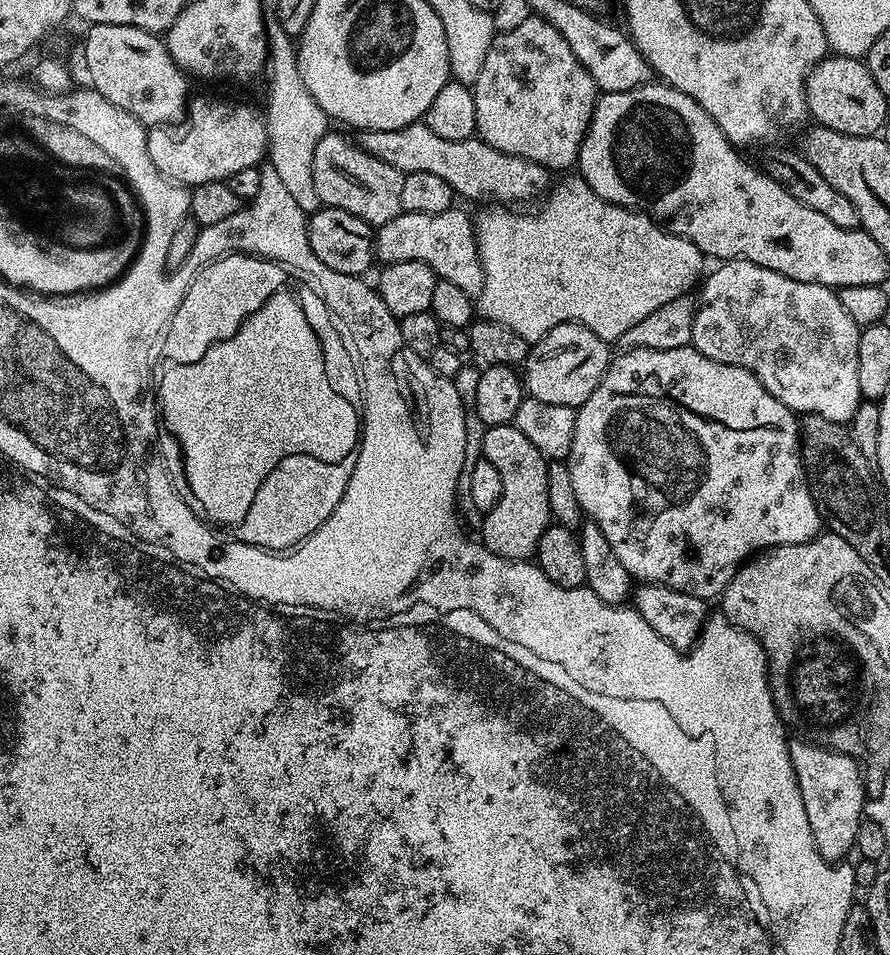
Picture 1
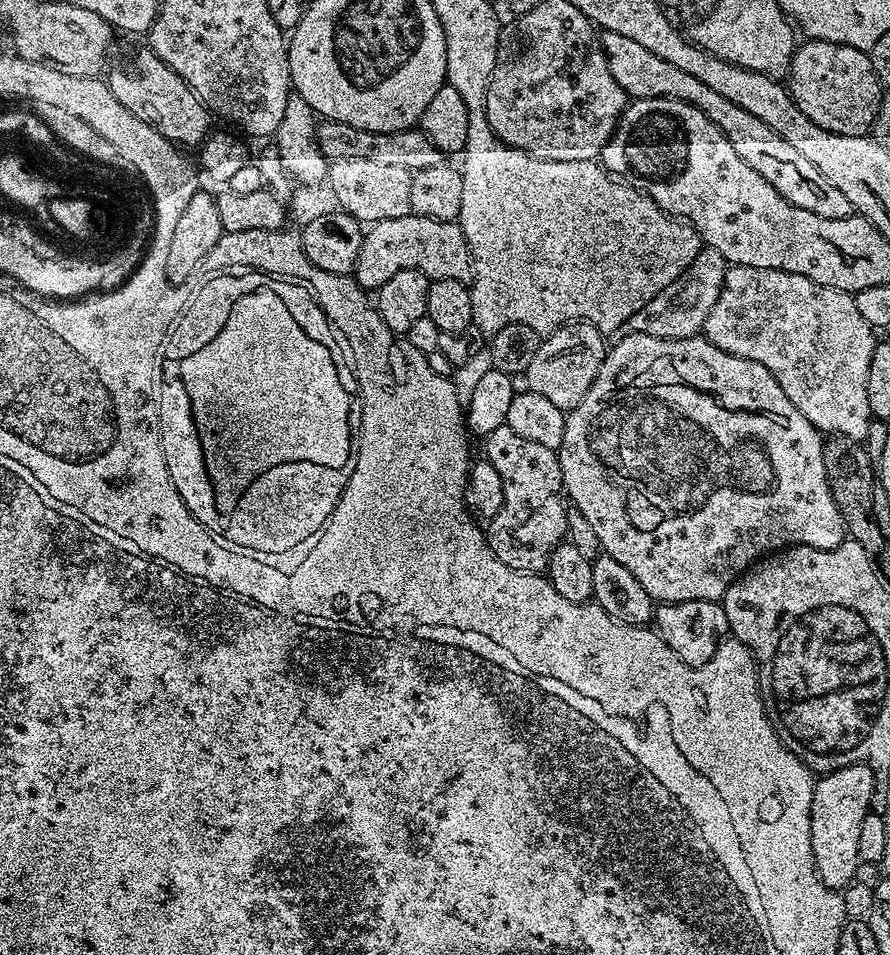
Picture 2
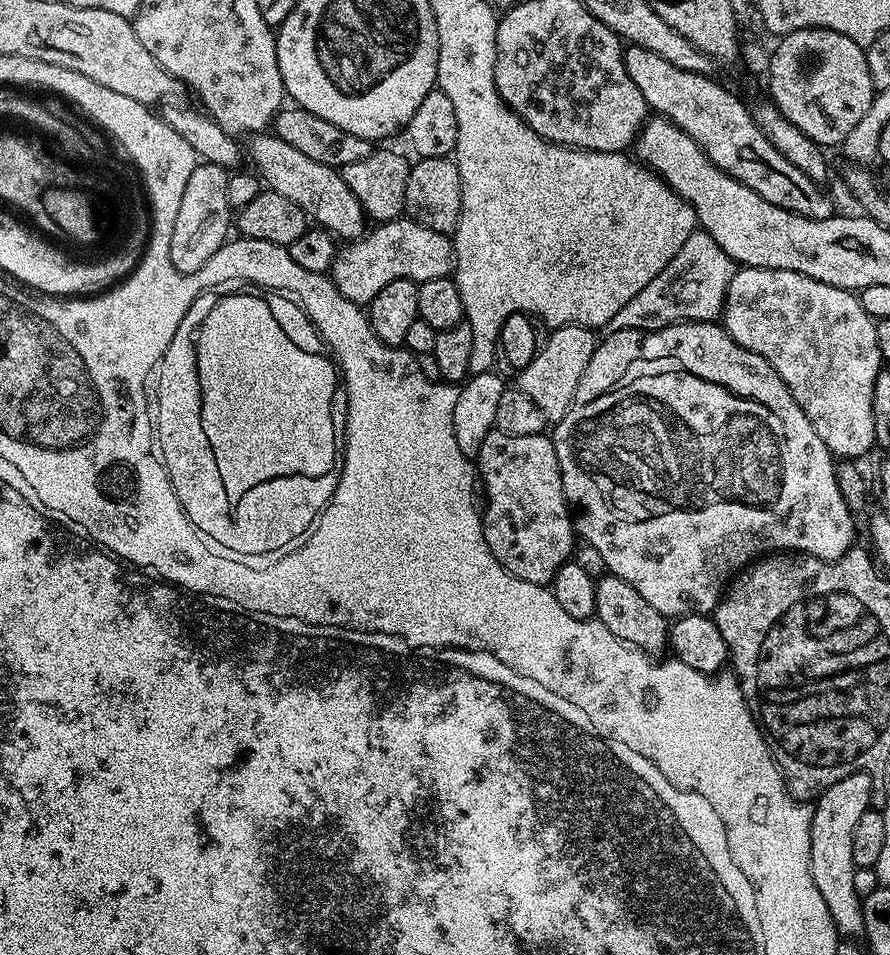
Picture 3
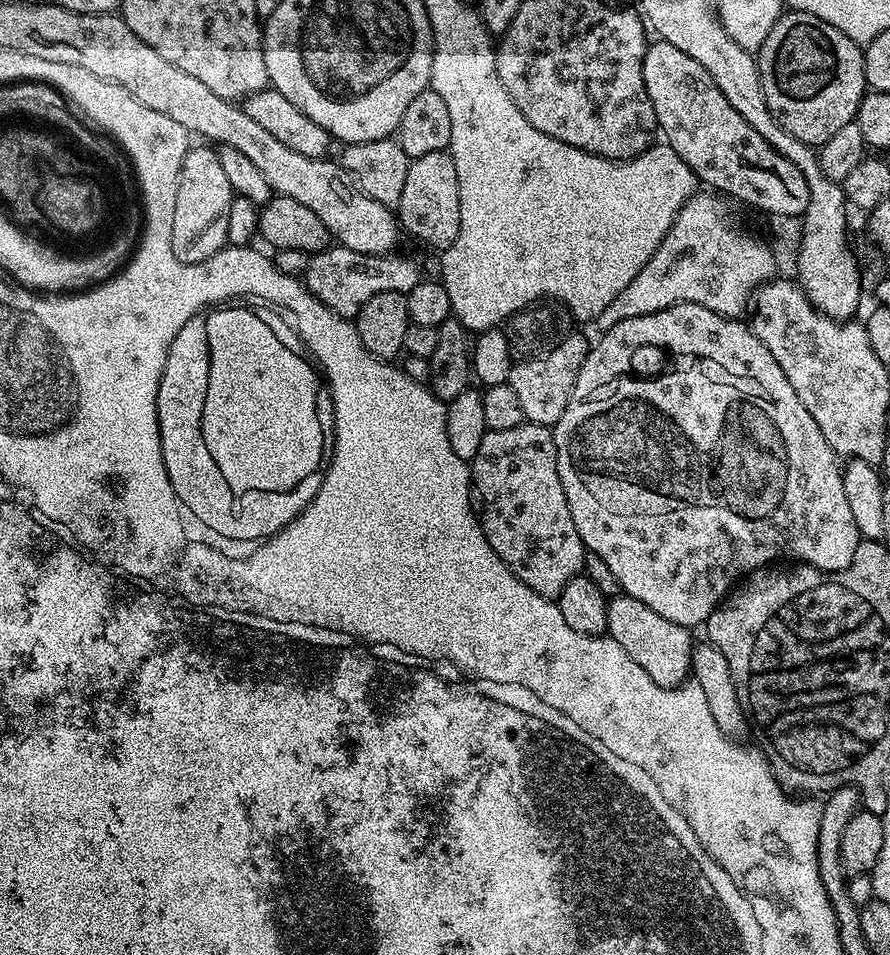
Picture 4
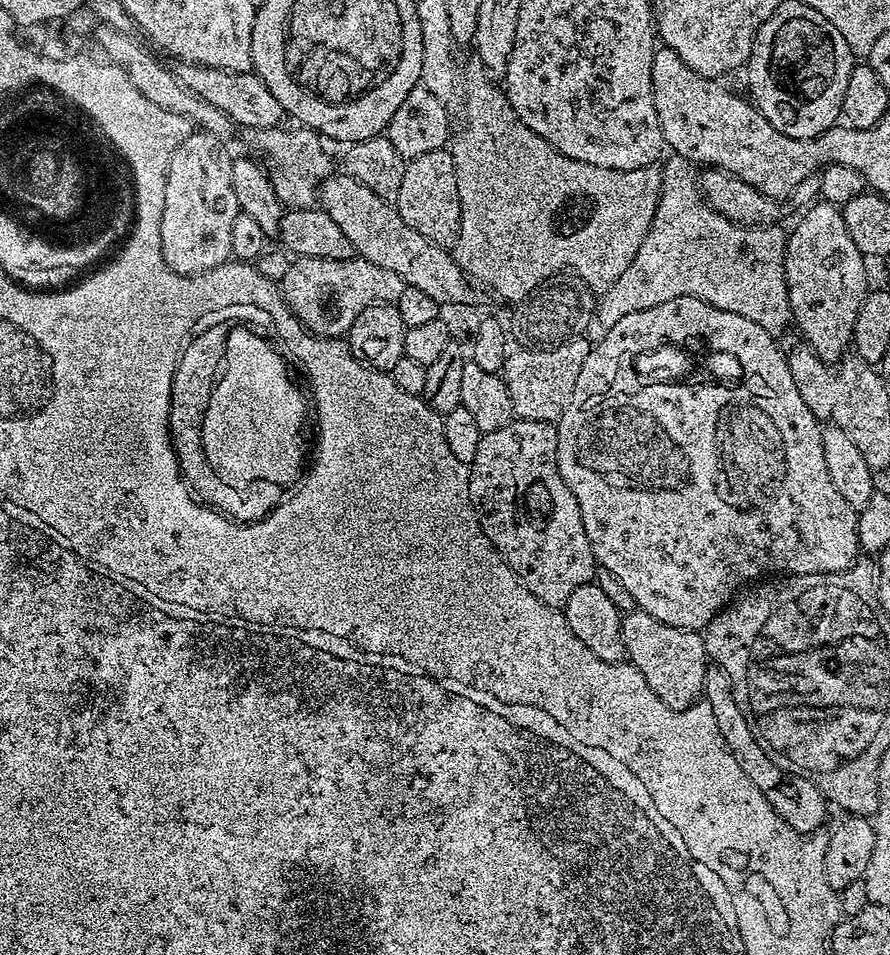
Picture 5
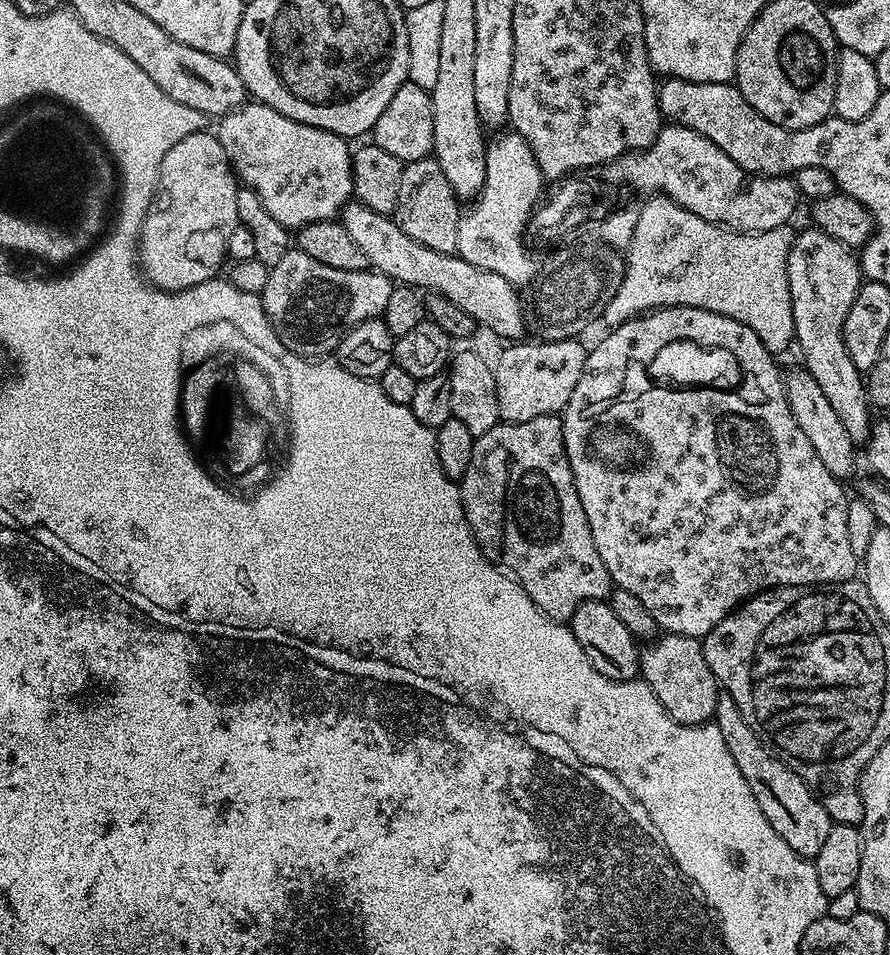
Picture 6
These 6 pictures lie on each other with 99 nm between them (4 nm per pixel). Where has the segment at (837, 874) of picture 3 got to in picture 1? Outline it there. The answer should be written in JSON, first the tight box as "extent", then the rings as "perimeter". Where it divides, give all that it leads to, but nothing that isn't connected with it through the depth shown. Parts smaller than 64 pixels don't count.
{"extent":[788,739,866,862],"perimeter":[[[793,739],[788,745],[788,753],[798,790],[802,794],[814,846],[824,860],[840,862],[847,857],[844,855],[848,851],[851,853],[855,849],[856,835],[866,812],[866,784],[862,779],[862,769],[851,756],[832,752],[829,748],[805,740]]]}

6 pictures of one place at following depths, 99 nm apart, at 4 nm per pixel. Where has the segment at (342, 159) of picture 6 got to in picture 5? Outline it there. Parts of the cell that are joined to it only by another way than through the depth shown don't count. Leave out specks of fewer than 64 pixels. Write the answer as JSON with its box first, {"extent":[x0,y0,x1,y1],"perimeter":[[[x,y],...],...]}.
{"extent":[255,126,333,209],"perimeter":[[[303,126],[284,127],[259,129],[255,133],[256,148],[264,155],[263,163],[269,179],[272,180],[274,194],[285,209],[311,208],[317,203],[321,184],[333,175],[332,160],[324,149],[325,141],[320,133]]]}

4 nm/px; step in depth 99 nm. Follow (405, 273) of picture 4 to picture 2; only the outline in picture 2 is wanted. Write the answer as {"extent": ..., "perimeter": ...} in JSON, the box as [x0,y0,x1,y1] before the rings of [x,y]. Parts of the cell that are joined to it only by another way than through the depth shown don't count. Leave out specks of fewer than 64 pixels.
{"extent":[354,216,474,290],"perimeter":[[[403,216],[402,218],[390,218],[371,225],[364,233],[364,241],[358,250],[358,258],[354,269],[354,278],[365,290],[379,290],[398,270],[414,270],[417,268],[422,274],[428,276],[429,281],[442,278],[454,278],[455,280],[471,281],[474,271],[472,255],[468,249],[468,243],[464,237],[464,231],[460,229],[457,221],[438,222],[434,218],[422,218],[421,216]]]}

